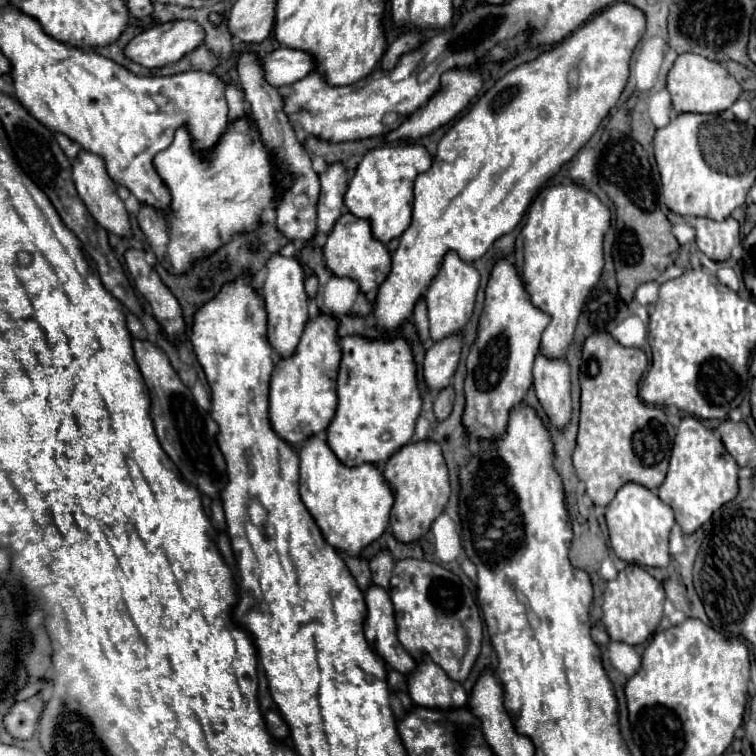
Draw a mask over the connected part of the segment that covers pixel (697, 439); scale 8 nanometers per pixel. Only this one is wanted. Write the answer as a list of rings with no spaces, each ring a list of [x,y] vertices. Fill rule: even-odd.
[[[687,415],[681,419],[677,429],[677,437],[671,450],[671,463],[663,485],[657,489],[657,495],[663,503],[667,503],[675,511],[677,525],[685,535],[695,533],[703,523],[711,519],[711,515],[733,501],[737,487],[739,465],[725,451],[721,439],[717,439],[715,431],[703,427],[695,417]]]

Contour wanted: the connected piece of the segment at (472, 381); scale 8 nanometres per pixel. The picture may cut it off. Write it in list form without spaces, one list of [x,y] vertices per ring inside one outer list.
[[[509,257],[499,259],[485,287],[485,307],[479,317],[477,339],[467,357],[467,403],[463,425],[475,439],[495,439],[505,435],[509,409],[523,401],[533,383],[533,359],[539,351],[541,333],[549,321],[551,317],[531,303],[531,297]]]

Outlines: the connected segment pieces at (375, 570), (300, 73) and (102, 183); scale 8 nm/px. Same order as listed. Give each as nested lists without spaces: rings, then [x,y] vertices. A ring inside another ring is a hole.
[[[381,551],[377,553],[369,567],[371,567],[371,573],[373,573],[373,585],[379,585],[383,589],[389,589],[389,579],[391,579],[391,571],[393,571],[393,557],[389,555],[389,551]]]
[[[279,47],[263,57],[261,67],[269,85],[283,87],[309,75],[313,71],[313,59],[309,59],[309,55],[303,51],[289,51],[289,47]]]
[[[81,151],[81,155],[77,155],[77,159],[73,161],[73,183],[77,187],[79,197],[87,205],[89,213],[95,217],[95,221],[103,229],[107,229],[109,233],[115,233],[119,237],[131,237],[129,215],[125,211],[123,201],[119,199],[119,195],[115,191],[115,183],[109,179],[109,175],[105,171],[105,163],[103,163],[101,157],[97,157],[97,155],[89,153],[89,151]]]

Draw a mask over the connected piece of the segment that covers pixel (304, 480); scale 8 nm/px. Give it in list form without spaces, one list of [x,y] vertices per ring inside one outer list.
[[[313,437],[309,443],[301,445],[299,467],[301,499],[331,547],[347,555],[359,555],[385,533],[393,507],[393,493],[385,487],[385,479],[381,479],[377,467],[369,467],[369,463],[365,463],[365,467],[341,467],[321,437]]]

